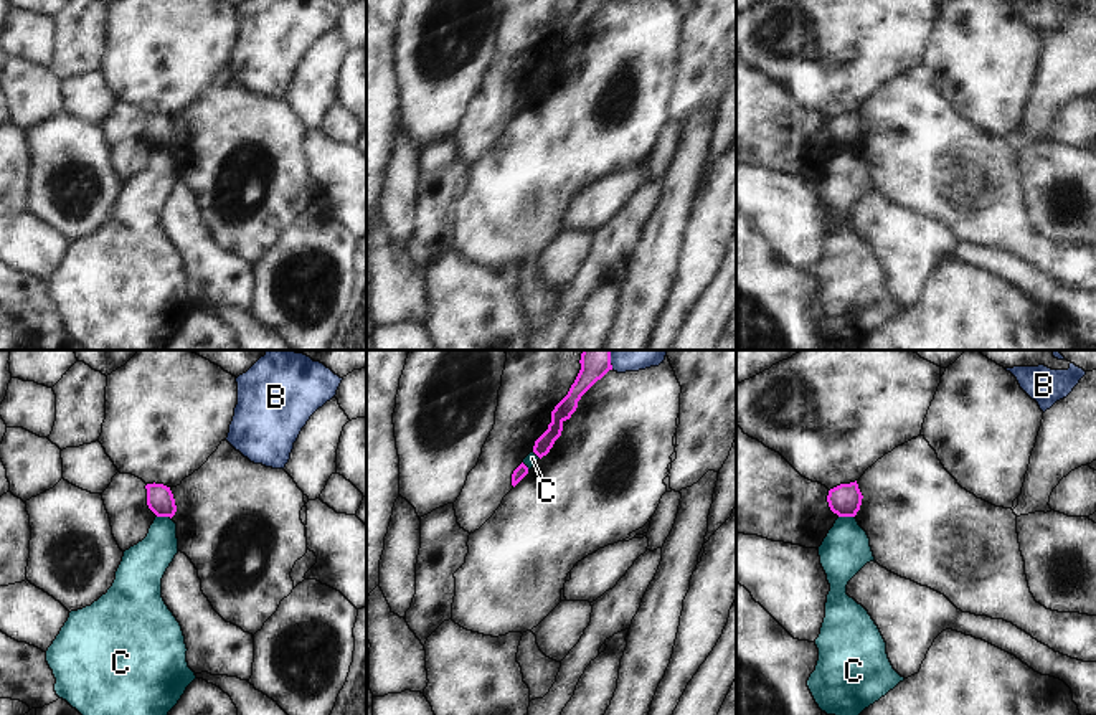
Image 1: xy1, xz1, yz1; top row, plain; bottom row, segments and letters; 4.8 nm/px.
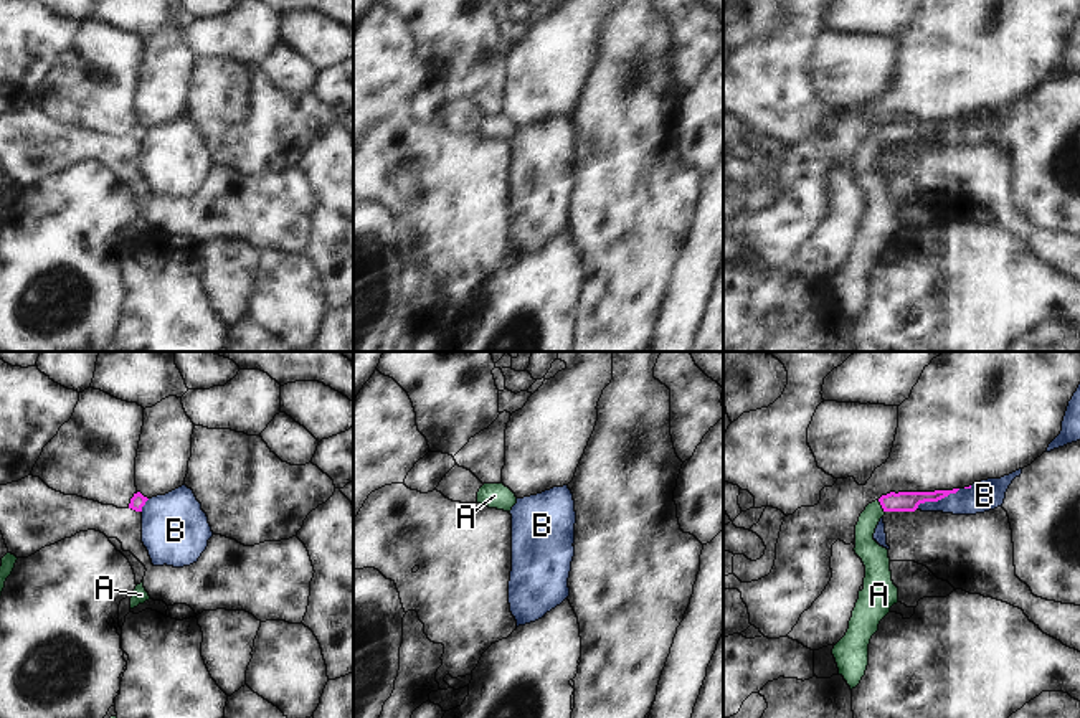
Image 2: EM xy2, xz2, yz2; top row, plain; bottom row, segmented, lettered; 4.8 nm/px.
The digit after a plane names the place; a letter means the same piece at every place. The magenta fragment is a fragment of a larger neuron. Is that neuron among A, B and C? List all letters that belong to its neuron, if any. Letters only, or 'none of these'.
A

